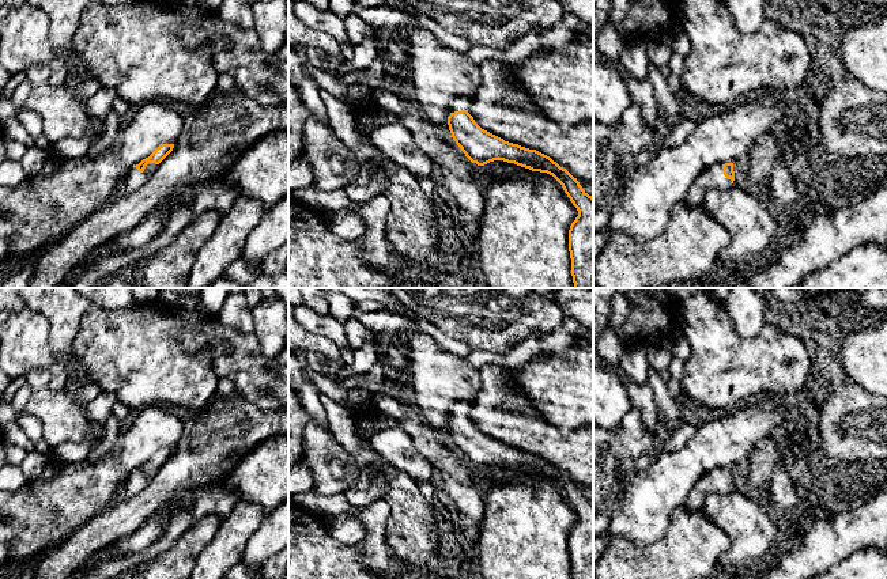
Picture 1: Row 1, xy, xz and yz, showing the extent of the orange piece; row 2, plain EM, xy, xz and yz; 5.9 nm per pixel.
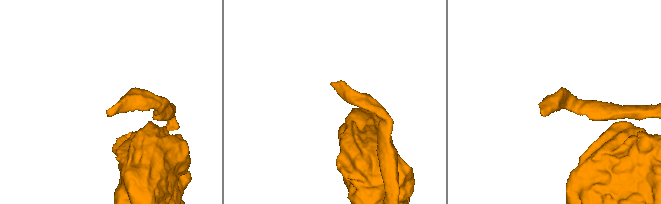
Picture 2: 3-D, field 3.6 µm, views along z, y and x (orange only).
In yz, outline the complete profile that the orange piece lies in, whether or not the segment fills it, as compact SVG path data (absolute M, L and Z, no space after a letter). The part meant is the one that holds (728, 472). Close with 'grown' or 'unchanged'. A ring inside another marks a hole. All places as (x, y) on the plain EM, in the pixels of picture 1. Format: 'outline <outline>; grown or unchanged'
outline M713 468L703 474L692 487L684 503L688 510L702 510L706 499L712 495L724 495L735 485L733 468Z; grown

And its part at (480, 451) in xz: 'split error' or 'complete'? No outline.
split error

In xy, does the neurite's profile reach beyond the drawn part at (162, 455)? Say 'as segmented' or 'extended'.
extended

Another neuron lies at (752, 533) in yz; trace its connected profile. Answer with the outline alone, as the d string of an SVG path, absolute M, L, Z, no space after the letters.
M735 489L724 495L712 493L702 511L731 540L731 546L718 559L725 572L744 561L774 555L778 527L766 508L751 497Z

